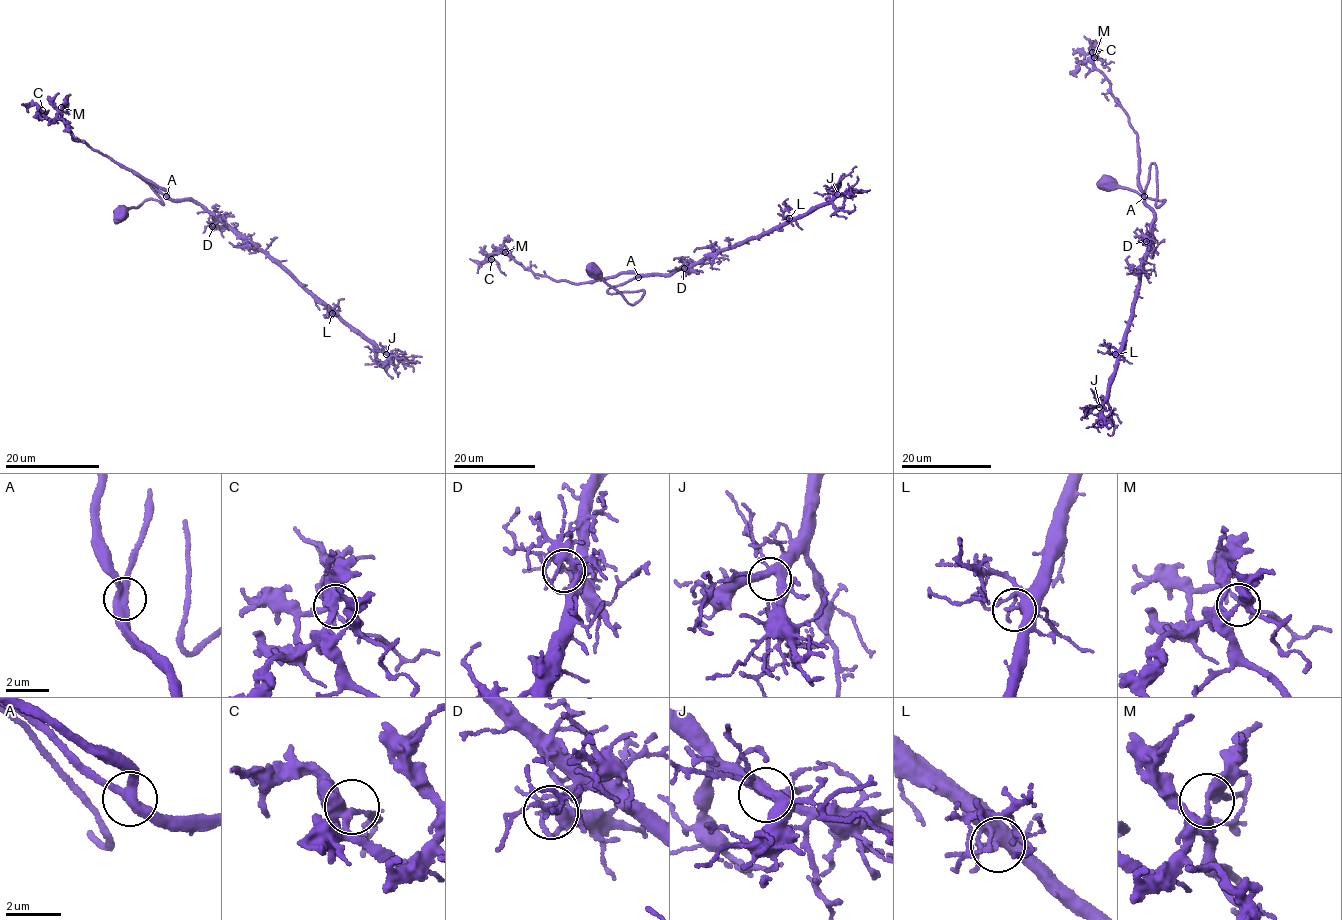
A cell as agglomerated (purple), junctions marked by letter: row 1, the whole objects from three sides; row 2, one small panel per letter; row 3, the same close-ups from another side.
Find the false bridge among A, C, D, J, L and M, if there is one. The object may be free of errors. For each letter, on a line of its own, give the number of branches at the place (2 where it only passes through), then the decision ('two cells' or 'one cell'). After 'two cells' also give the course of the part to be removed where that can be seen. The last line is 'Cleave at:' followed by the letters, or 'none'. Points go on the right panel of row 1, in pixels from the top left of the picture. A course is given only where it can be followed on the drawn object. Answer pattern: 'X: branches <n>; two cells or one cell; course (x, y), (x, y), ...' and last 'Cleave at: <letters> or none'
A: branches 3; one cell
C: branches 4; one cell
D: branches 3; one cell
J: branches 5; one cell
L: branches 3; one cell
M: branches 3; one cell
Cleave at: none

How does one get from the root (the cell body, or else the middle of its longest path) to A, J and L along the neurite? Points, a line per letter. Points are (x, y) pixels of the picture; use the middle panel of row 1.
A: (591, 271), (633, 304), (642, 296), (642, 290), (611, 294), (607, 290), (638, 276)
J: (591, 271), (635, 304), (642, 290), (607, 290), (640, 275), (668, 274), (758, 238), (837, 194)
L: (591, 271), (635, 304), (642, 290), (607, 290), (640, 275), (668, 274), (686, 268), (752, 239), (789, 218)

